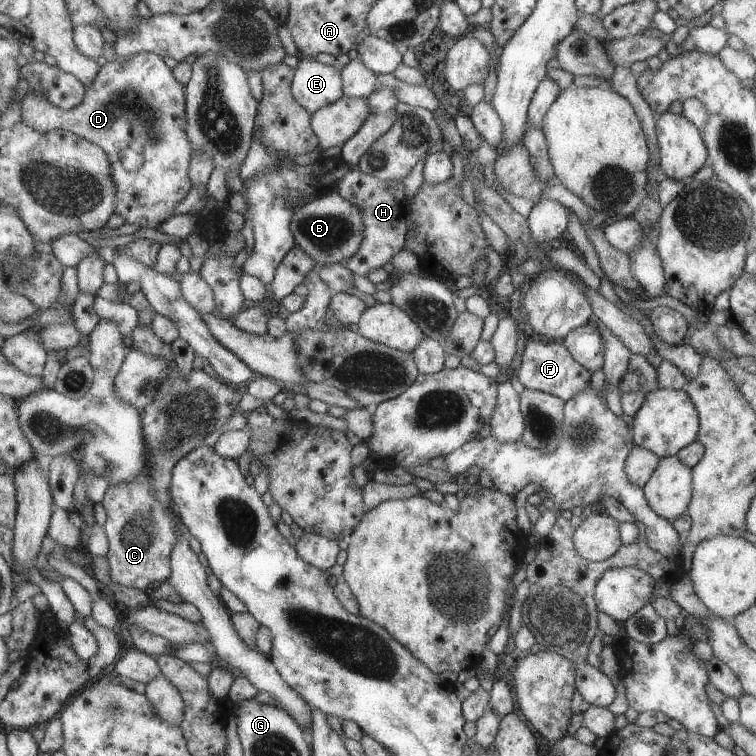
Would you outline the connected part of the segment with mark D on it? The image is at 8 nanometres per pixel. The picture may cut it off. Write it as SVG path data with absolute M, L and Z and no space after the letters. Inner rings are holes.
M141 52L129 58L106 63L100 68L92 84L85 89L83 101L74 108L64 110L55 107L40 92L29 92L21 102L23 121L41 133L52 129L64 129L101 146L108 155L111 175L116 187L114 213L120 214L125 222L156 229L162 222L174 216L176 205L181 203L193 187L189 177L193 148L187 135L186 89L174 78L172 69L156 53ZM124 150L134 150L144 158L144 165L137 172L124 169L121 157Z

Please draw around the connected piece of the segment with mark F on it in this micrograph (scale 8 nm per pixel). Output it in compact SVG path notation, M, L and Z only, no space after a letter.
M527 335L521 344L520 353L522 354L520 367L516 371L519 381L526 389L553 394L567 401L578 393L583 393L590 385L591 372L572 358L562 342L542 342L542 340L533 340L532 336Z

